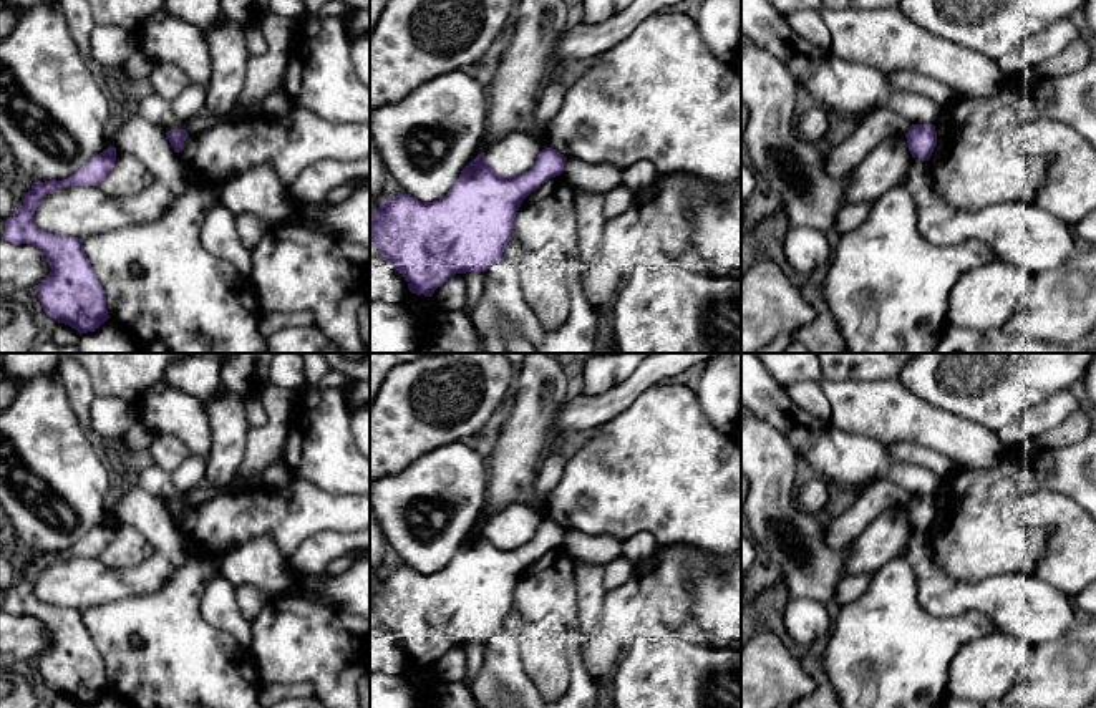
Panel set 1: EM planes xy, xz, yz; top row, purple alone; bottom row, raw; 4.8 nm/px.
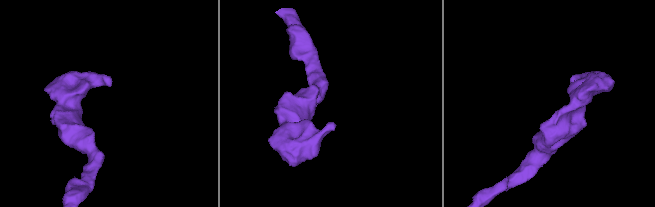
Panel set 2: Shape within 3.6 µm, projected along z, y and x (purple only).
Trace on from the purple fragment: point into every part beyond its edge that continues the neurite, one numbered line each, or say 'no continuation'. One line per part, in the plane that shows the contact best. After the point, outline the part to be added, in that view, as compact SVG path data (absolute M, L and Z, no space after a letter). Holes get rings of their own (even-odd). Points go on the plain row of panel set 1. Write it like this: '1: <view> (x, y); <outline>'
no continuation

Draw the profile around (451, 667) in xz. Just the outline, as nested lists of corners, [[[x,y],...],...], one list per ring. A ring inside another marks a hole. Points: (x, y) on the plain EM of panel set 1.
[[[454,645],[441,658],[434,662],[431,672],[441,683],[463,683],[466,676],[464,645]]]

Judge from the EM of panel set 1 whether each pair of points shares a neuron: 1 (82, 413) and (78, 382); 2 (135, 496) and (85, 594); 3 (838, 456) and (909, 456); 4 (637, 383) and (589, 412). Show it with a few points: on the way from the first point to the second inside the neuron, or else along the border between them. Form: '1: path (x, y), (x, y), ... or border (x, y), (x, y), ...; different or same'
1: path (80, 405), (78, 390); same
2: path (160, 529), (160, 557), (136, 581), (118, 584); same
3: border (884, 446), (896, 461), (921, 465), (927, 470); different
4: path (625, 392), (601, 408); same

